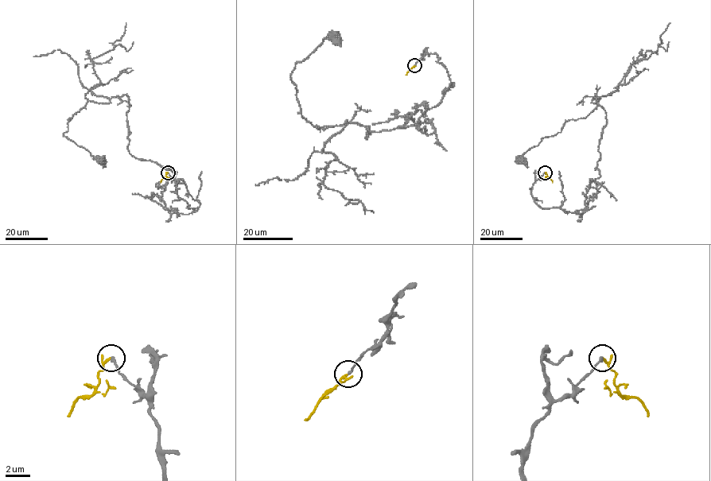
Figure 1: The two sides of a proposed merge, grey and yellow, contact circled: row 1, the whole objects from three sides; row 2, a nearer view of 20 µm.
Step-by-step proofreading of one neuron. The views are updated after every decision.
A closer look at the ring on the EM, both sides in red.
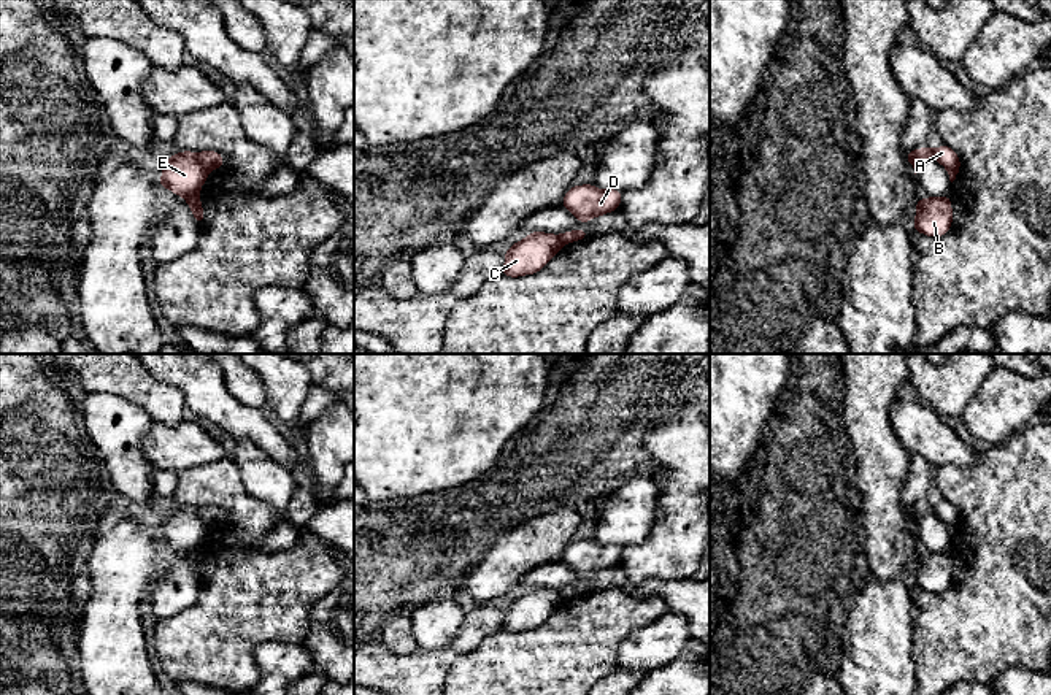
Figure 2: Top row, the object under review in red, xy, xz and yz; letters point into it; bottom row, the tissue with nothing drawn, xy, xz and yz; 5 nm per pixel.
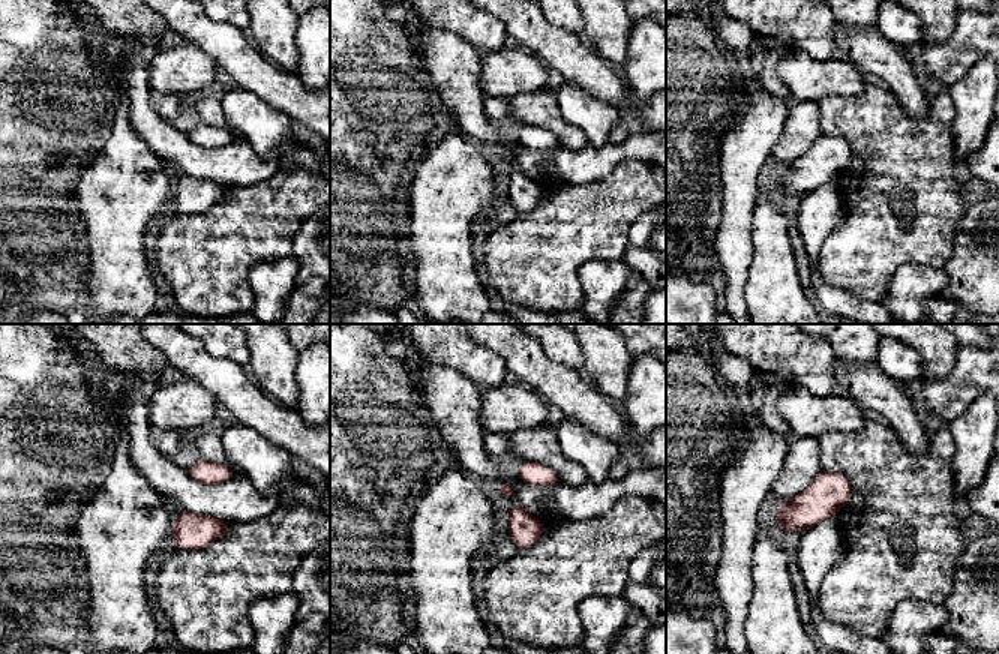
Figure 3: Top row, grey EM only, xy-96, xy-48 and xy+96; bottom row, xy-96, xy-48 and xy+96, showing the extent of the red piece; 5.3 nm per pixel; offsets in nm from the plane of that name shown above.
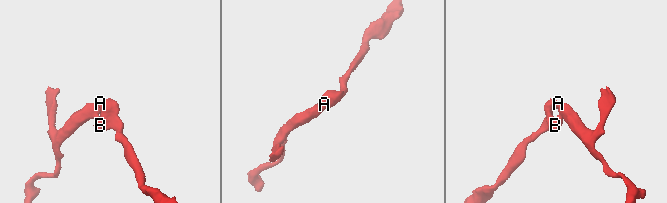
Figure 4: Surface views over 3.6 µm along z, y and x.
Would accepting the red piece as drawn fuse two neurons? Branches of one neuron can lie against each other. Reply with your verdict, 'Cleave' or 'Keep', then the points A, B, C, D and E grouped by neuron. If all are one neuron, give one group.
Cleave. Groups: A B D / C E

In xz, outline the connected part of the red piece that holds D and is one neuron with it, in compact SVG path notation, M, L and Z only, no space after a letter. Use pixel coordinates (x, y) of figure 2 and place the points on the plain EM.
M594 539L572 541L560 562L568 565L581 579L619 565L622 547L618 544L602 546Z

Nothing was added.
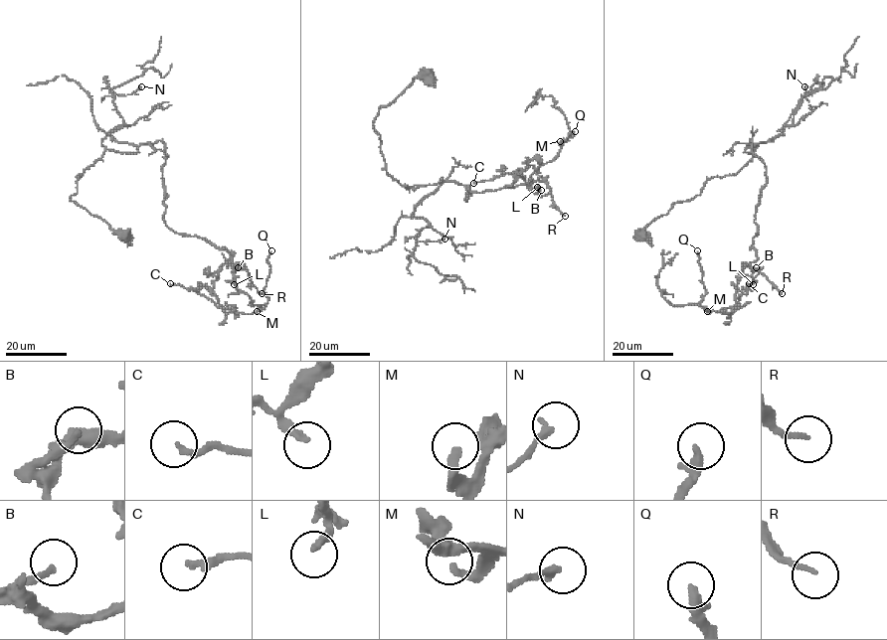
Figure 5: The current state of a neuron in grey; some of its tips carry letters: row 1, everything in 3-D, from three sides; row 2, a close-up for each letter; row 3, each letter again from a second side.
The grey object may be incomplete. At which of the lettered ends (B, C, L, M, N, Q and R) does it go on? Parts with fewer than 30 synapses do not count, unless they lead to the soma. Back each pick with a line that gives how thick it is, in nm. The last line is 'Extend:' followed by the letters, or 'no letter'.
L: Thickness 240 nm
Q: Thickness 280 nm
R: Thickness 140 nm
Extend: L, Q, R

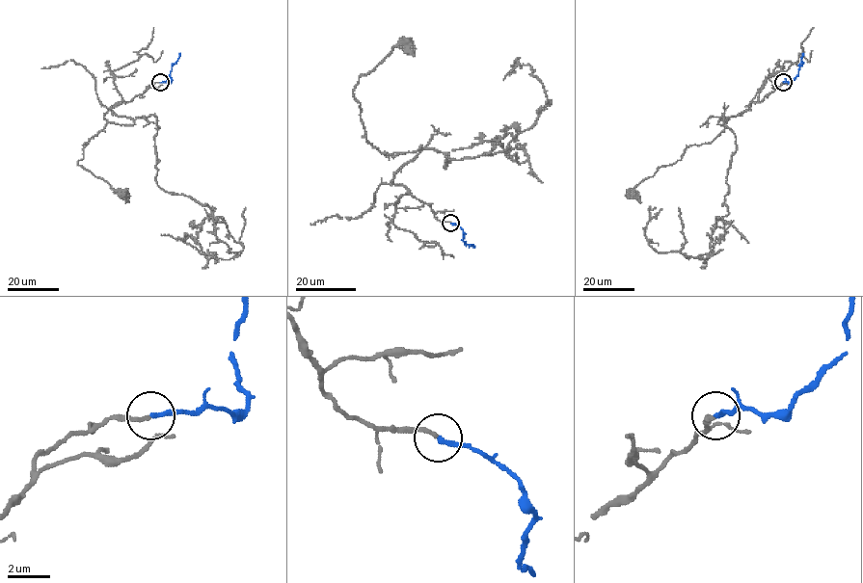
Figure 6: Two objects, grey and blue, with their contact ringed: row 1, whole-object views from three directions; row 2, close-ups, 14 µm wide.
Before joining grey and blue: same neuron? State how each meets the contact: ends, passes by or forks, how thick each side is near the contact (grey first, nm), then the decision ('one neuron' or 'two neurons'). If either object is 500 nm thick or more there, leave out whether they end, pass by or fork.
grey ends there; blue ends there; 180 nm thick on the grey side, 200 nm on the other; one neuron

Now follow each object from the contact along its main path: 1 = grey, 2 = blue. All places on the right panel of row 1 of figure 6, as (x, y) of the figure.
1: (783, 82), (761, 101), (720, 120), (725, 128), (711, 143), (689, 145), (682, 158), (659, 167), (632, 195)
2: (783, 82), (791, 82), (798, 74), (803, 53)

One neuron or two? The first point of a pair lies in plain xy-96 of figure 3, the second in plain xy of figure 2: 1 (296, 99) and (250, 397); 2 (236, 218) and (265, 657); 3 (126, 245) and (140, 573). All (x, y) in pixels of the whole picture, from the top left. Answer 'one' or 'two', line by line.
1: two
2: two
3: one

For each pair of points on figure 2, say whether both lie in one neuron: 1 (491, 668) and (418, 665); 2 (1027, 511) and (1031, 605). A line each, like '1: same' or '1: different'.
1: different
2: same

